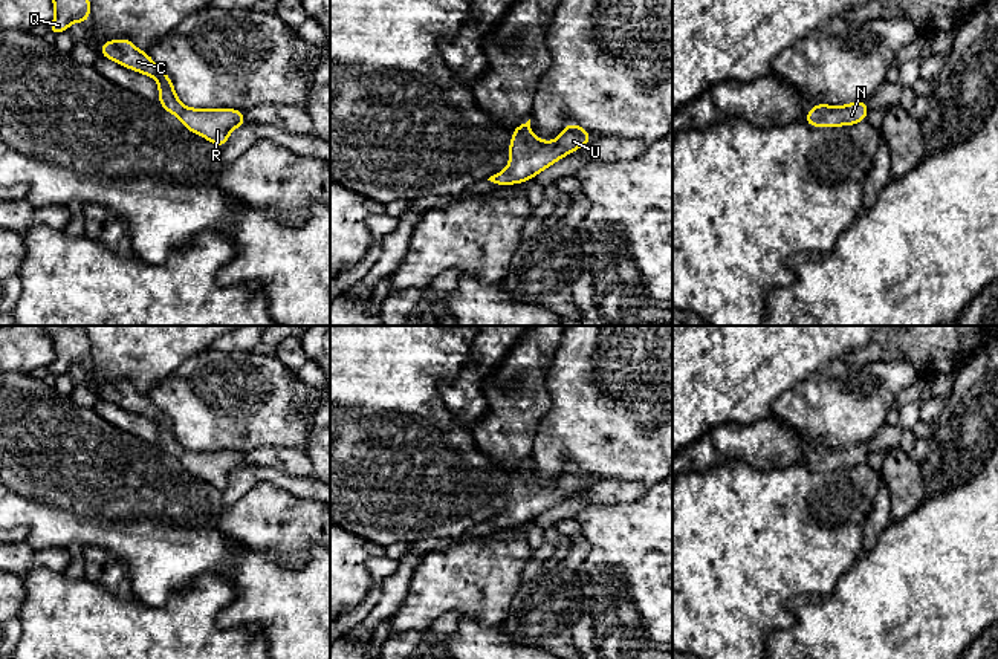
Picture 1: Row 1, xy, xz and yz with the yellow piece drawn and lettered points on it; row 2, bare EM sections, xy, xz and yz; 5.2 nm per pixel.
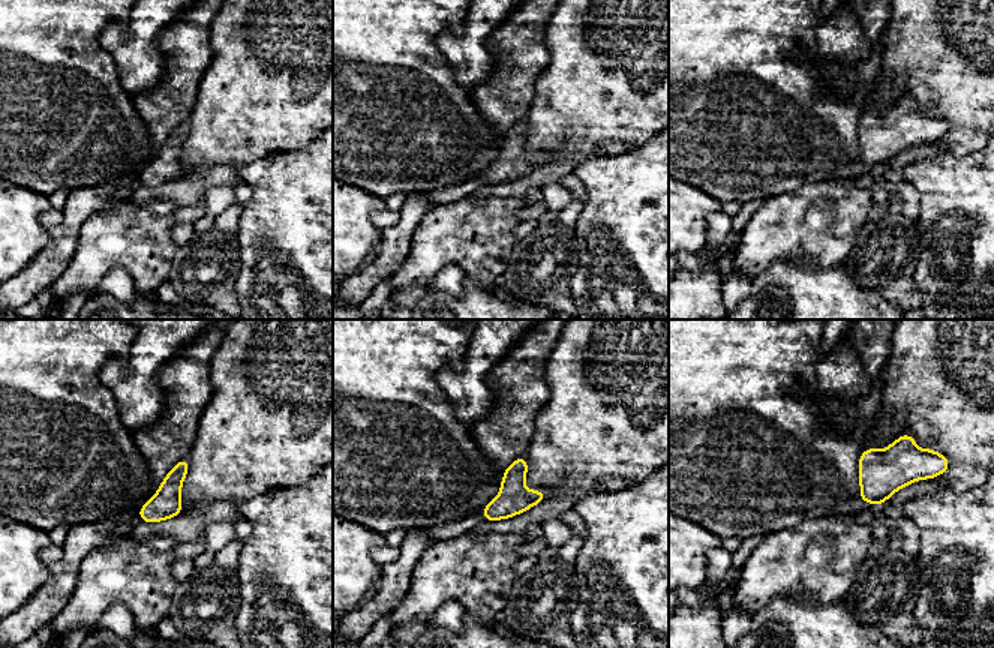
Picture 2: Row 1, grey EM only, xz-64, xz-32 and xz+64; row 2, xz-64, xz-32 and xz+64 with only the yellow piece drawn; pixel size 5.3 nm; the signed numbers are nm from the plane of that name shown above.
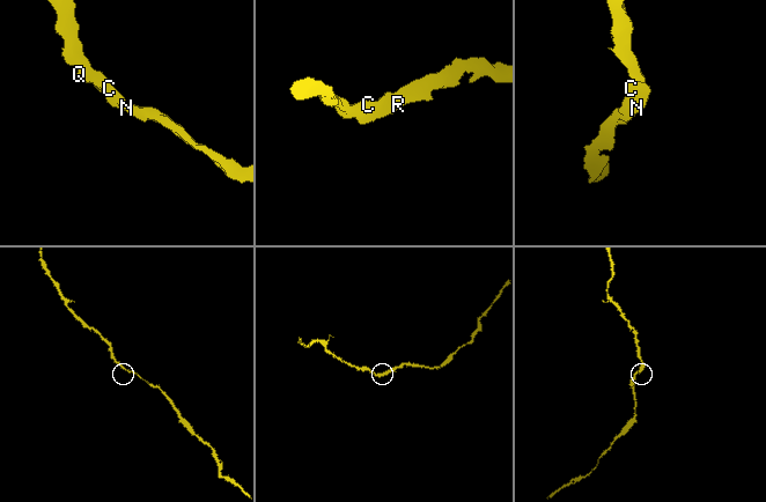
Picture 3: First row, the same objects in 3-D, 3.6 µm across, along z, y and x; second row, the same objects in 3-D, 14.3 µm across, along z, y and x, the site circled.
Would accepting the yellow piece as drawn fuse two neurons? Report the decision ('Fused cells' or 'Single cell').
Single cell

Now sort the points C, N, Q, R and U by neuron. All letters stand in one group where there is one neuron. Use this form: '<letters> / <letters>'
C N Q R U

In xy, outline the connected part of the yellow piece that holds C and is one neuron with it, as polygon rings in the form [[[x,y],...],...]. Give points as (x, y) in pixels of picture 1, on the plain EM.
[[[127,381],[101,385],[101,399],[110,401],[124,410],[141,414],[159,425],[157,445],[193,476],[206,480],[223,491],[229,476],[246,466],[245,456],[234,451],[186,451],[177,440],[171,420],[164,416],[148,396],[139,393]]]

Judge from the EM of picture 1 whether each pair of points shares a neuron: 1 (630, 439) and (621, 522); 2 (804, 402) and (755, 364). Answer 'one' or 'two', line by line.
1: two
2: two

